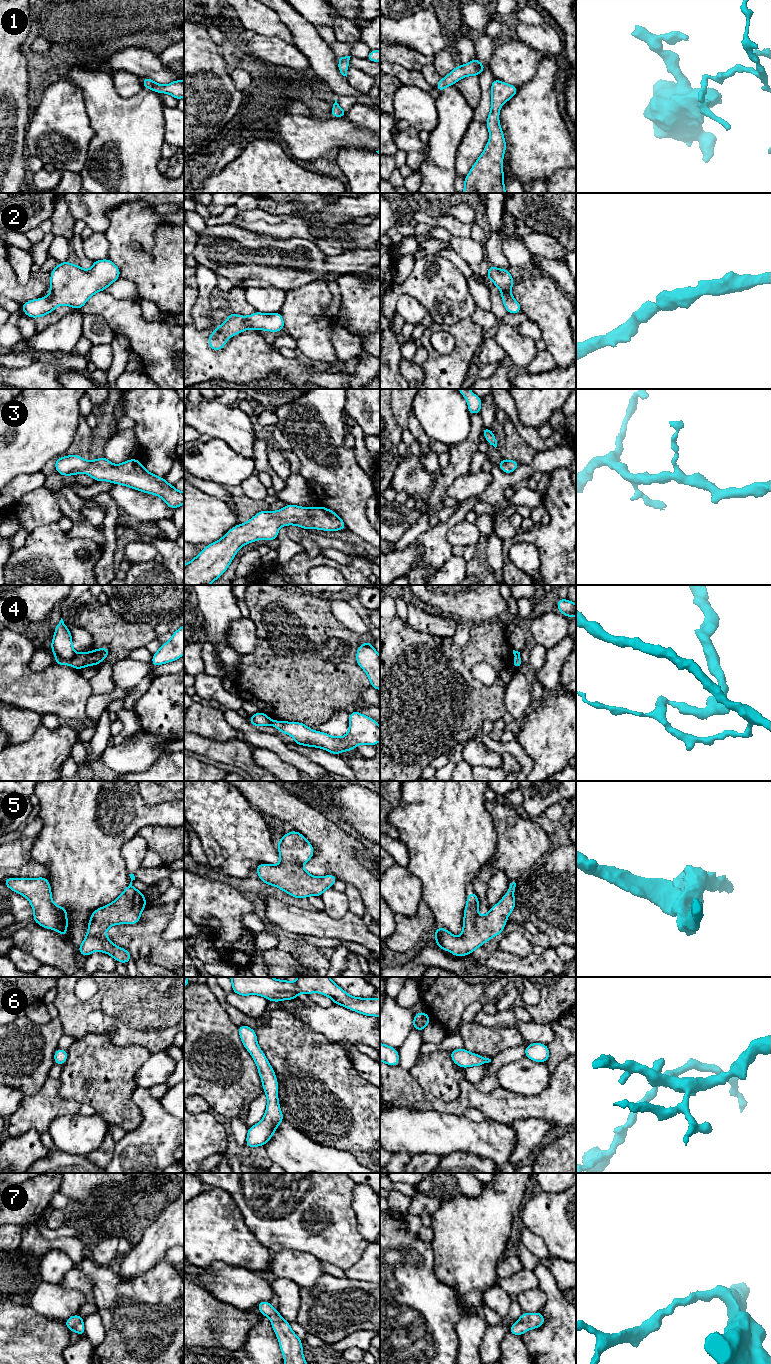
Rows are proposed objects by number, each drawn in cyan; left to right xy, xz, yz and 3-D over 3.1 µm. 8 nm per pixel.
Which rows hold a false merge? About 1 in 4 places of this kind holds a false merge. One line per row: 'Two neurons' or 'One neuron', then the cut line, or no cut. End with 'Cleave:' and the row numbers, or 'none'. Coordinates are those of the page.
1: Two neurons. Split along yz (442, 78), (447, 85)
2: One neuron. No split
3: One neuron. No split
4: Two neurons. Split along xy (76, 654), (70, 661)
5: One neuron. No split
6: One neuron. No split
7: One neuron. No split
Cleave: 1, 4

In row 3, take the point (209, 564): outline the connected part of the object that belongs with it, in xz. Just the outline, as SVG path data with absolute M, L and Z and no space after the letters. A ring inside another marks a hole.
M287 504L283 509L275 511L260 511L244 524L238 524L229 530L220 540L206 546L190 562L184 564L184 585L209 585L227 570L236 552L245 544L258 539L271 541L278 538L281 526L296 525L304 529L320 529L324 531L337 531L346 529L345 522L332 510L316 506L306 508Z

